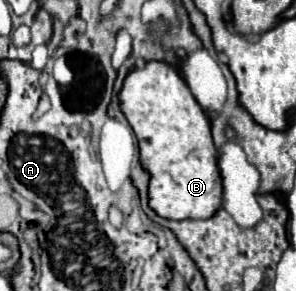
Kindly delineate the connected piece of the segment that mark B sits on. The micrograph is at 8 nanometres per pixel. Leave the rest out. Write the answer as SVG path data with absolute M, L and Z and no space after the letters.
M147 62L143 70L133 70L123 82L123 90L119 94L121 110L127 116L131 128L137 134L139 150L143 166L151 172L149 182L149 204L151 208L171 220L185 220L185 218L211 218L221 206L221 172L217 168L217 150L211 138L211 122L191 90L187 88L185 80L181 78L177 68L167 66L165 62Z

